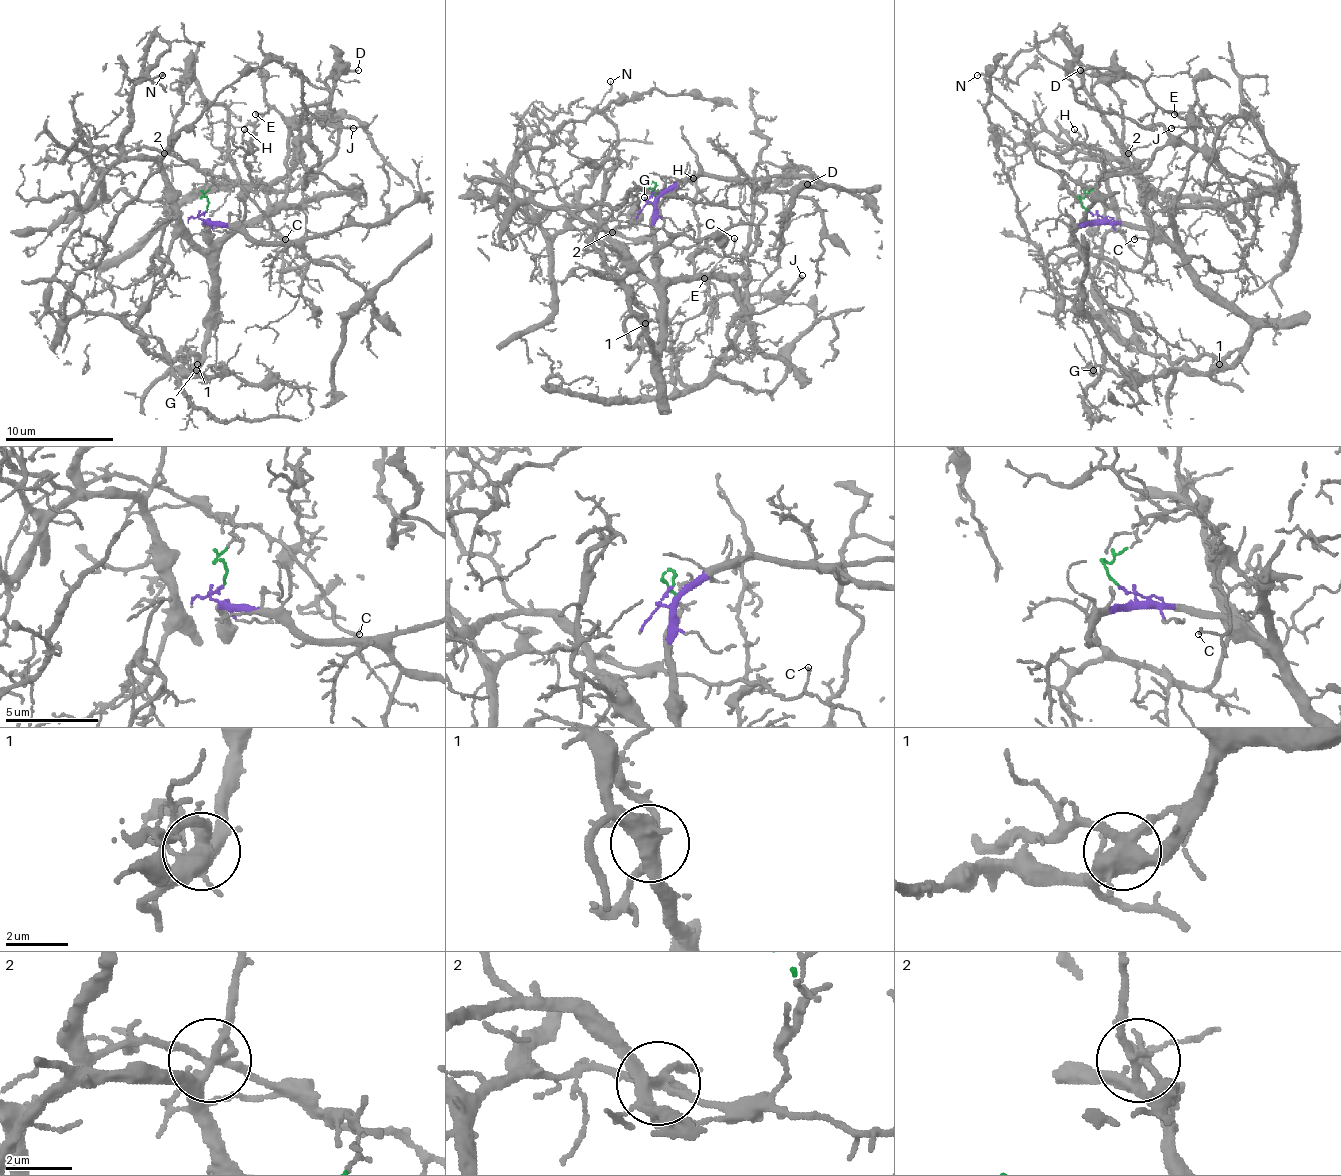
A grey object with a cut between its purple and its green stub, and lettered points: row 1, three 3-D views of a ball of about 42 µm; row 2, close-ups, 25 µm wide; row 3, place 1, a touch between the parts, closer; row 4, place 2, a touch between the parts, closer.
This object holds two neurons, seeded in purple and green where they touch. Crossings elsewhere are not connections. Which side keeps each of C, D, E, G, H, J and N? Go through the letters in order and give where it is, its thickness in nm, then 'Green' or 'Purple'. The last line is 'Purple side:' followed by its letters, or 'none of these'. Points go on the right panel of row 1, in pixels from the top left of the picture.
C: Place: (1134, 239). Thickness 120 nm. Green
D: Place: (1080, 70). Thickness 120 nm. Purple
E: Place: (1174, 114). Thickness 130 nm. Purple
G: Place: (1093, 370). Thickness 120 nm. Purple
H: Place: (1074, 129). Thickness 130 nm. Purple
J: Place: (1171, 128). Thickness 110 nm. Purple
N: Place: (977, 75). Thickness 120 nm. Green
Purple side: D, E, G, H, J

